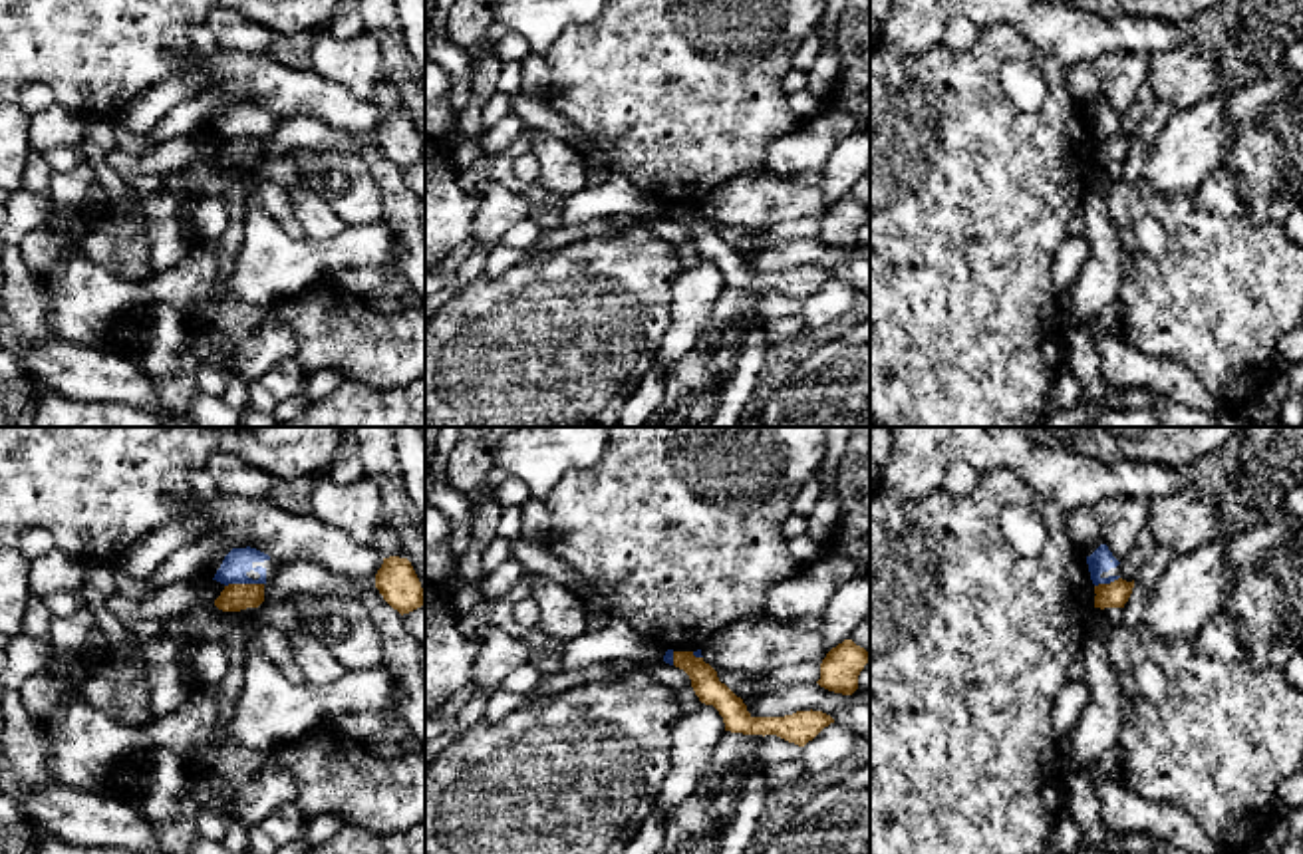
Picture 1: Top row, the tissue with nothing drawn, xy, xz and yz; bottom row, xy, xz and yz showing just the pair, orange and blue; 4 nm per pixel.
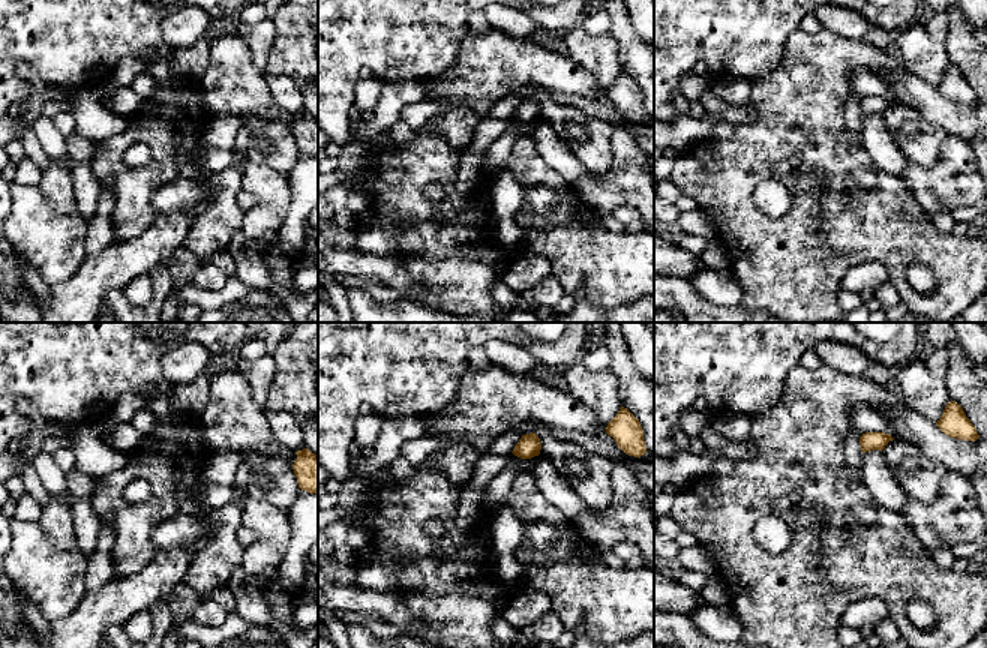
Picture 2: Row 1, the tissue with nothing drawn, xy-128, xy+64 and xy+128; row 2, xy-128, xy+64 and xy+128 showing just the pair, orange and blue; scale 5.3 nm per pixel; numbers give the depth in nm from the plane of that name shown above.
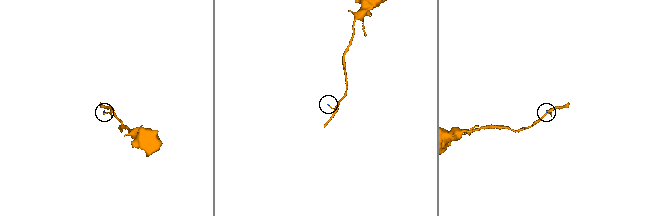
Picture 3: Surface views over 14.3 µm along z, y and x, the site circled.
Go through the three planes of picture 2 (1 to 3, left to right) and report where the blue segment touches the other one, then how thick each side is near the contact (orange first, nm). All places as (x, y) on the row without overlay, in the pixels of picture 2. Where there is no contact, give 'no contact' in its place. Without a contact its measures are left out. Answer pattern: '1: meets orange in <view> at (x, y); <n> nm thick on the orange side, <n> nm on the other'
1: no contact
2: meets orange in xy+64 at (530, 96); 120 nm thick on the orange side, 20 nm on the other
3: no contact

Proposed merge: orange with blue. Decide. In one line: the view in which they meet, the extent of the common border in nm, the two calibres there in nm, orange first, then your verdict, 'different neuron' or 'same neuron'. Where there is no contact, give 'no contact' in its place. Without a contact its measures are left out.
meets orange in xy; contact 160 nm long; 110 nm thick on the orange side, 110 nm on the other; different neuron

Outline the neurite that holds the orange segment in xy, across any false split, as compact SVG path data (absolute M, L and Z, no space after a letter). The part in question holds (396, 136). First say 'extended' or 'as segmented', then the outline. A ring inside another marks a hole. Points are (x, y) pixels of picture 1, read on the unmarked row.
as segmented; M383 113L375 129L375 143L401 171L425 161L421 137L407 113Z

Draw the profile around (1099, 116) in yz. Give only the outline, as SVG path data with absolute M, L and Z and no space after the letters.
M1100 99L1086 111L1086 119L1094 141L1110 139L1120 133L1120 117L1112 111L1106 99Z

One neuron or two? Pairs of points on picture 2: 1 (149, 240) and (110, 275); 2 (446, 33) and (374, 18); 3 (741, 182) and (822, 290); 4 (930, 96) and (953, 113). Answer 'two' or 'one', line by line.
1: one
2: one
3: one
4: one

